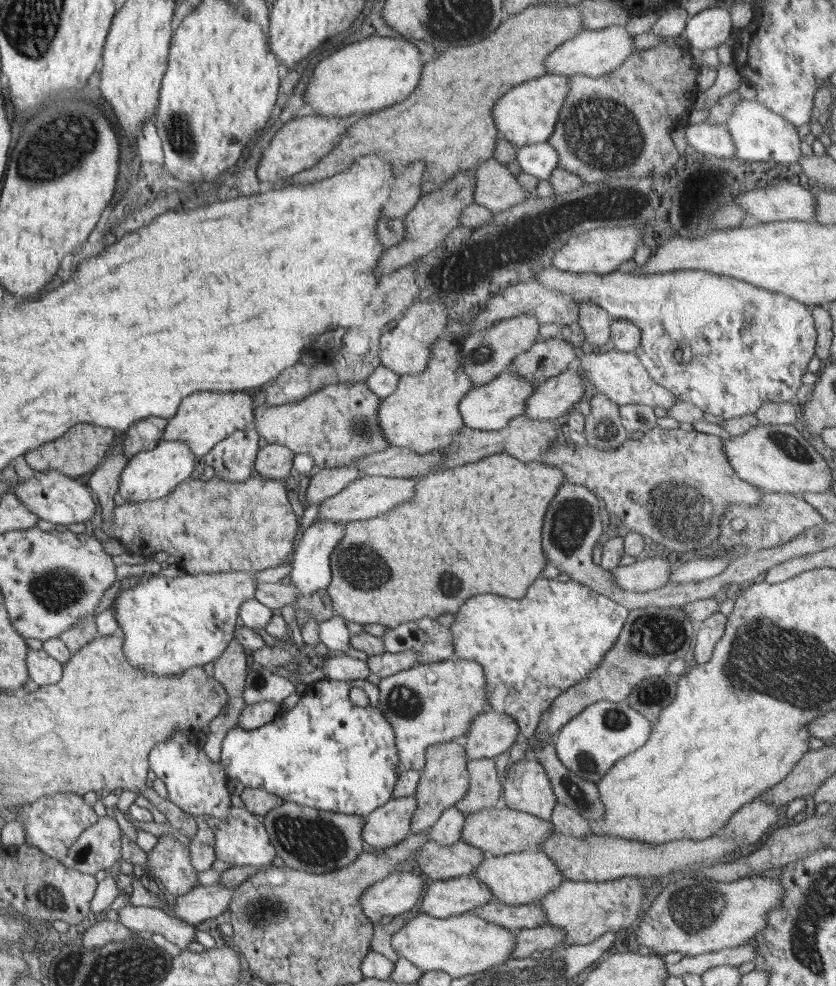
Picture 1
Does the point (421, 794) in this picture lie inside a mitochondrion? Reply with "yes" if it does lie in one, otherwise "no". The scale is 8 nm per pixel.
no

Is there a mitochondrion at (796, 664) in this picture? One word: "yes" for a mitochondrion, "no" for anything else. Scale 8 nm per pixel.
yes

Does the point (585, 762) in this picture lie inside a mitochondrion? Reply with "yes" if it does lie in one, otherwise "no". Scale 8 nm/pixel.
yes

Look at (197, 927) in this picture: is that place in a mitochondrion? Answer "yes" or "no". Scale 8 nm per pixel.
no

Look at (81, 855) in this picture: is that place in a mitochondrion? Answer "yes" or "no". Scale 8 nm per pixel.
yes

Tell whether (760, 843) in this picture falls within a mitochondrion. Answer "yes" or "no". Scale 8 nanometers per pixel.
no

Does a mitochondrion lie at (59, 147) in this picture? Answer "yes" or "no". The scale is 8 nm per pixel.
yes

